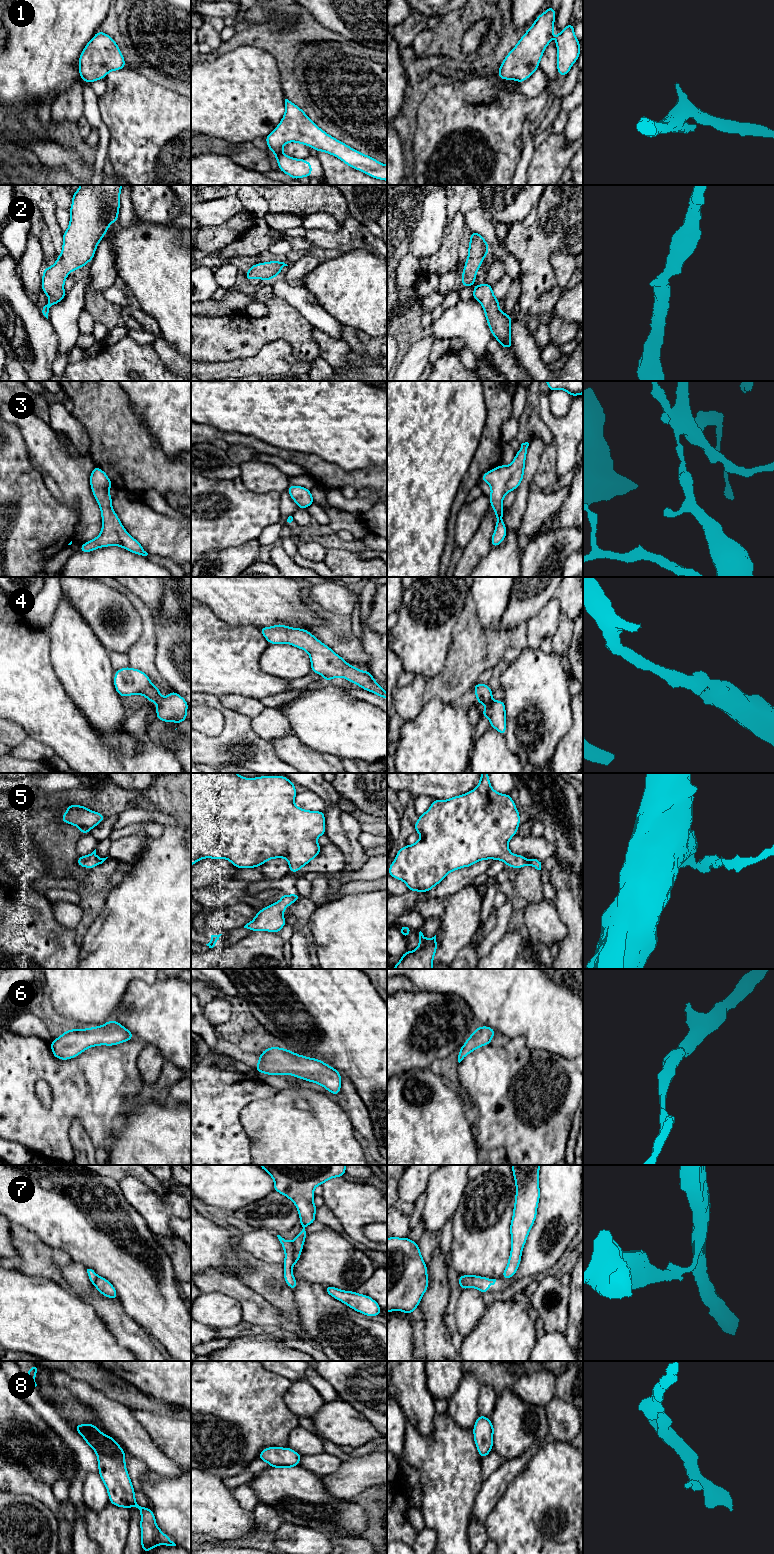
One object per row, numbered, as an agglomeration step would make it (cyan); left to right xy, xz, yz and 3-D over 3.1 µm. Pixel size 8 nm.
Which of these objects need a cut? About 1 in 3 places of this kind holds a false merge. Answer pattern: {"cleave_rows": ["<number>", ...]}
{"cleave_rows": ["7", "8"]}

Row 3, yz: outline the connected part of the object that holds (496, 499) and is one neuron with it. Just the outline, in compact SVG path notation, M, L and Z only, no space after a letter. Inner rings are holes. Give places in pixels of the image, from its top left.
M528 442L521 444L520 450L515 454L515 458L510 465L500 465L484 473L481 477L481 480L491 487L489 499L497 518L495 530L491 537L492 547L499 546L506 537L507 528L502 520L505 510L502 502L505 495L517 489L523 480L528 446Z

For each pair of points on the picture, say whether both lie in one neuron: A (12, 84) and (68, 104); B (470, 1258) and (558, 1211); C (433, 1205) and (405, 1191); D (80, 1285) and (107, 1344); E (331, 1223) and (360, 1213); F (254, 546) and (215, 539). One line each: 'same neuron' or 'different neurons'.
A: different neurons
B: different neurons
C: different neurons
D: different neurons
E: different neurons
F: different neurons

